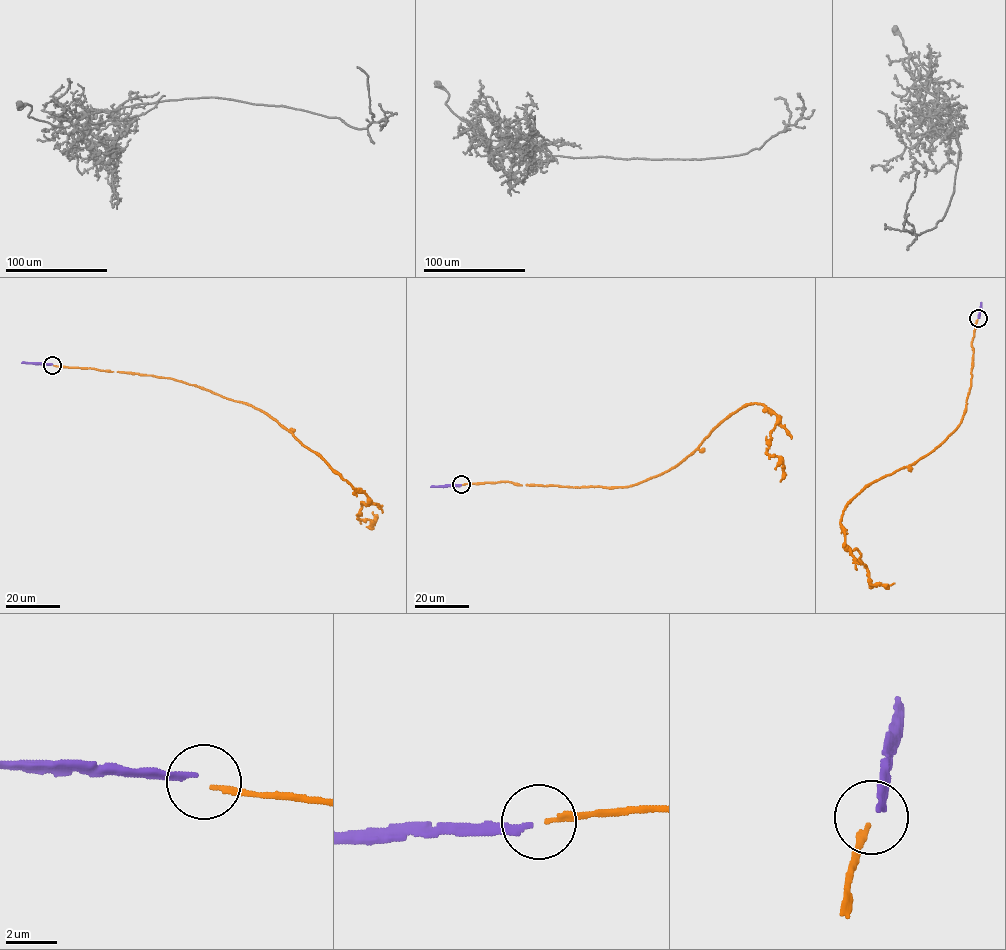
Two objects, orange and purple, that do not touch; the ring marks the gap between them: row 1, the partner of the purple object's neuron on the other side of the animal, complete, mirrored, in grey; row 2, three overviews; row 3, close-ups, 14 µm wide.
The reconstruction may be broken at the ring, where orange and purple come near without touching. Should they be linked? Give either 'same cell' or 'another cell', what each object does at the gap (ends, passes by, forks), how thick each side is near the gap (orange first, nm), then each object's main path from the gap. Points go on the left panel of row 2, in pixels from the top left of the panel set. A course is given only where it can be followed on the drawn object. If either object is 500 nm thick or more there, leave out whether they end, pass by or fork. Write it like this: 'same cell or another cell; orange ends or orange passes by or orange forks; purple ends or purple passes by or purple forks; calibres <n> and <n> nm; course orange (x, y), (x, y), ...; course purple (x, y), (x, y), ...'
another cell; orange ends; purple ends; calibres 180 and 240 nm; course orange (53, 365), (169, 377), (251, 404), (366, 495), (367, 503), (361, 502), (358, 519), (375, 524), (372, 512); course purple (52, 364), (21, 363)

